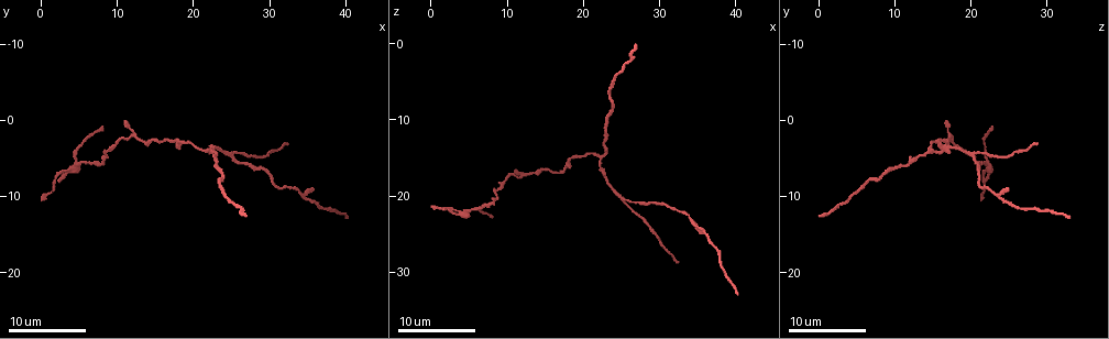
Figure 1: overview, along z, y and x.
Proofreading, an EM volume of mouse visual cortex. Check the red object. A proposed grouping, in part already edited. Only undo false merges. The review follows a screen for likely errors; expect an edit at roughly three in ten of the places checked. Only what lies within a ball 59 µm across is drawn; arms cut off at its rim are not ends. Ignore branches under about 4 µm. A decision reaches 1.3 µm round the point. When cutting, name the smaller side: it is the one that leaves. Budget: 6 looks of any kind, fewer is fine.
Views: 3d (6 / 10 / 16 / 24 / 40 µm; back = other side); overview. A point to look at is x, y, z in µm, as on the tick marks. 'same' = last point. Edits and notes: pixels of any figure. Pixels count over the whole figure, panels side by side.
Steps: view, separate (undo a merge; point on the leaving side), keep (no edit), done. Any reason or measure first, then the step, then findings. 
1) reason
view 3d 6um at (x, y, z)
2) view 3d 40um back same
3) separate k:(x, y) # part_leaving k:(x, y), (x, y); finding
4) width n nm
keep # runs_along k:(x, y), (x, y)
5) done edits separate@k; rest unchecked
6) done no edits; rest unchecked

small branch off a trunk
view 3d 6um at (25.0, 4.5, 20.0)

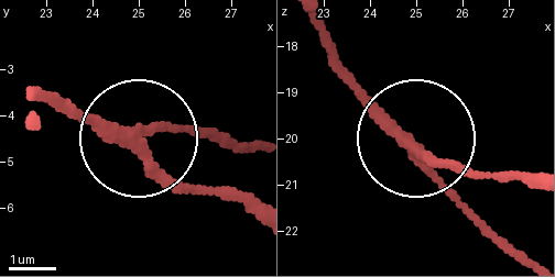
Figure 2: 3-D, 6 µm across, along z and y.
keep # runs_along 2:(312, 19), (504, 239); continuous, no second cell

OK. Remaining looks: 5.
three arms meet
view 3d 10um at (18.0, 3.0, 16.0)

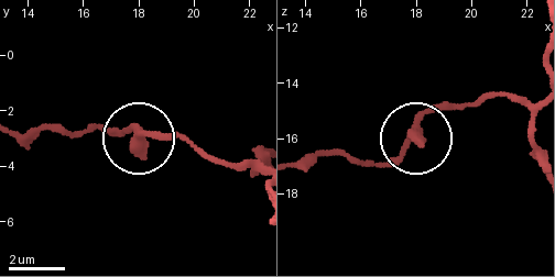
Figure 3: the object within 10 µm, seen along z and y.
view 3d 10um back at (17.6, 2.7, 16.3)

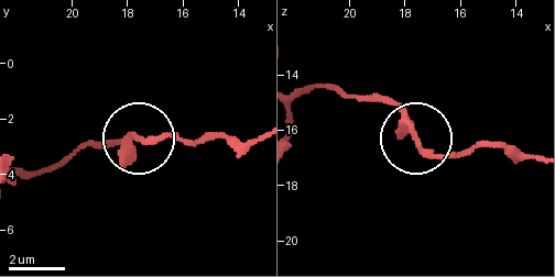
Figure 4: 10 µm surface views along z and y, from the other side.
width 260 nm
keep # runs_along 4:(19, 177), (117, 141), (169, 134), (208, 141); continuous, no second cell

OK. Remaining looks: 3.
three arms meet
view 3d 6um at (4.5, 5.5, 22.5)

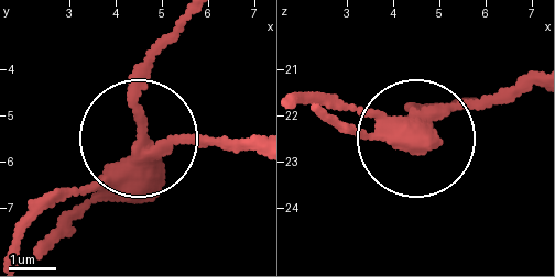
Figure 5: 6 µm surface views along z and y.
arms 3
separate 5:(69, 212) # part_leaving 5:(126, 164), (141, 74), (185, 26); a second cell is stuck on

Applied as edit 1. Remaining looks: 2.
done edits separate@5; rest unchecked

